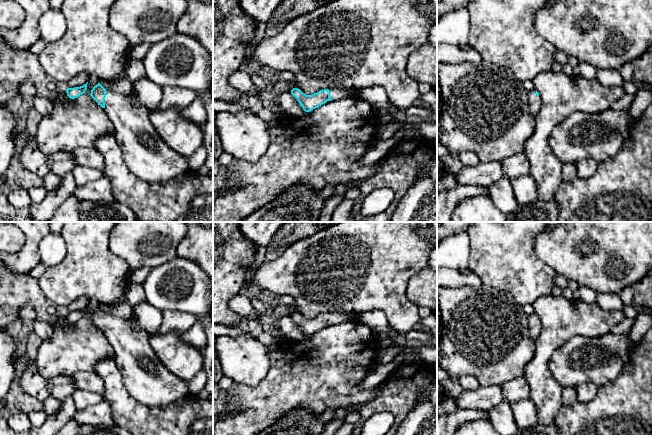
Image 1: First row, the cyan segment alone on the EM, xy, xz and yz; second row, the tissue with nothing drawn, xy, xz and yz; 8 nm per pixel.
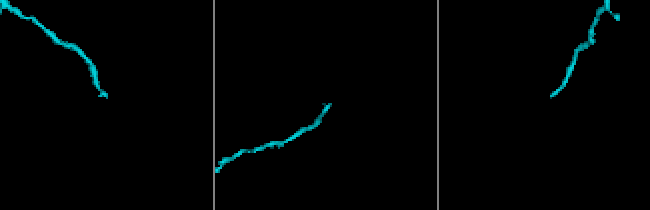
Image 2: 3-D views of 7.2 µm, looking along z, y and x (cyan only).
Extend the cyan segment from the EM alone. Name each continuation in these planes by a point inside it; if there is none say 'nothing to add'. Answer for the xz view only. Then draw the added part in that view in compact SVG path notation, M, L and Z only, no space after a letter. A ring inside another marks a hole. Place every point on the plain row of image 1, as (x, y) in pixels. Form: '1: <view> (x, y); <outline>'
1: xz (337, 317); M341 312L329 313L329 315L330 315L330 321L333 324L343 323L347 321L358 321L358 315L354 319L350 319L347 313L341 313Z

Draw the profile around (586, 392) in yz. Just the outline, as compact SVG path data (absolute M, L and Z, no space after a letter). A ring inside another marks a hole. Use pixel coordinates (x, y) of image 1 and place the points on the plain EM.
M583 383L576 387L577 389L577 401L582 403L588 403L592 401L598 391L598 386L593 383Z

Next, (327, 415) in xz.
M328 408L327 410L325 410L321 415L319 420L323 423L326 424L327 422L329 422L330 420L333 419L333 414L337 409L335 408Z

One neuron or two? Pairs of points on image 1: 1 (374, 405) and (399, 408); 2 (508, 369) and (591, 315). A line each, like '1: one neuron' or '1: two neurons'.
1: one neuron
2: two neurons

